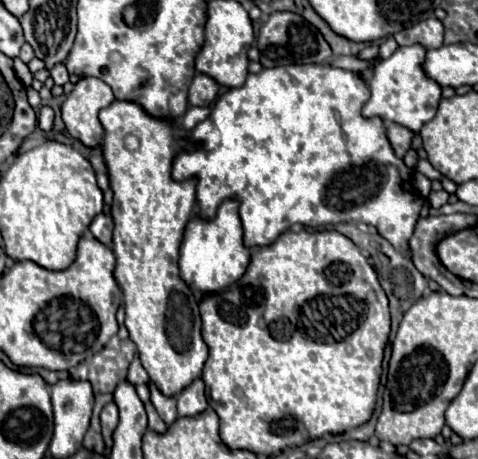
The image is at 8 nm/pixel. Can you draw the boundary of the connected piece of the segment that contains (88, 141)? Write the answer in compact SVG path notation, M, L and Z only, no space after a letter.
M80 78L62 104L62 122L68 134L88 148L100 146L104 128L98 120L98 112L110 106L112 100L114 94L110 86L100 78Z

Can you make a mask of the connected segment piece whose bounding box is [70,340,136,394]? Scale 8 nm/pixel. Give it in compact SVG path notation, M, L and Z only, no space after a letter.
M116 340L114 344L102 348L92 360L74 370L72 380L88 380L94 394L114 392L114 388L126 380L126 370L136 356L136 346L130 340Z

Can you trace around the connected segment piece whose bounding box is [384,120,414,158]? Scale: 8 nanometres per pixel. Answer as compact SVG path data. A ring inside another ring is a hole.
M388 120L384 122L384 128L386 128L386 134L388 134L388 140L392 144L392 150L396 152L398 158L402 158L408 148L410 148L410 142L412 142L412 132L400 124L388 124Z

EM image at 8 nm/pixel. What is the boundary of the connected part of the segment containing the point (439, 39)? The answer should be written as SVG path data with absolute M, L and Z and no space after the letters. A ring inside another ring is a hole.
M428 18L412 28L406 28L404 32L398 32L394 38L400 46L420 44L424 48L440 48L444 44L444 26L436 18Z

